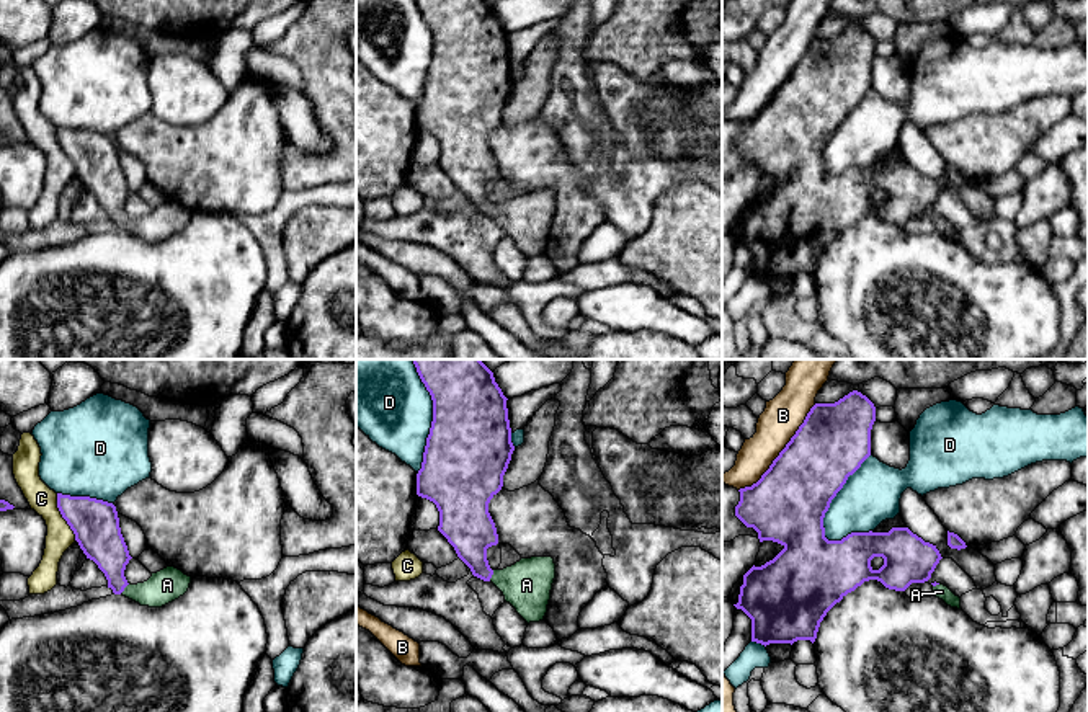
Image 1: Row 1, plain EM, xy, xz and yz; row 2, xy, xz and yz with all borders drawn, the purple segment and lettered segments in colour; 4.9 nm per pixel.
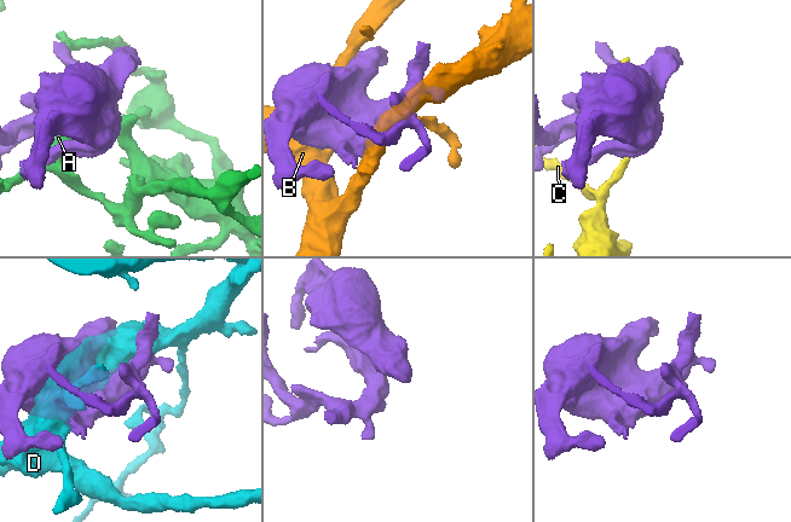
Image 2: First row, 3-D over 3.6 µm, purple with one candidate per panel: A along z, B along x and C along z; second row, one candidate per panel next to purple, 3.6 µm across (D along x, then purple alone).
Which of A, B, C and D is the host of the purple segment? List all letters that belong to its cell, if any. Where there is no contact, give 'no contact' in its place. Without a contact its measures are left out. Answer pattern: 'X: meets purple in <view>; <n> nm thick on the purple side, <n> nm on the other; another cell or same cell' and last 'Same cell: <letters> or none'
A: meets purple in xy; 200 nm thick on the purple side, 160 nm on the other; same cell
B: meets purple in yz; 360 nm thick on the purple side, 190 nm on the other; another cell
C: meets purple in xy; 240 nm thick on the purple side, 140 nm on the other; another cell
D: meets purple in yz; 380 nm thick on the purple side, 280 nm on the other; another cell
Same cell: A

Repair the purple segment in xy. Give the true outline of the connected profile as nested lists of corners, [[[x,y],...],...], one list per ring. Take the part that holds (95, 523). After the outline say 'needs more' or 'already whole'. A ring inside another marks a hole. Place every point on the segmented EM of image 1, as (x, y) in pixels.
[[[57,493],[57,508],[87,558],[105,573],[114,594],[123,594],[140,606],[162,607],[188,591],[191,576],[175,567],[152,573],[144,583],[131,585],[126,580],[124,570],[132,557],[113,503]]]; needs more

